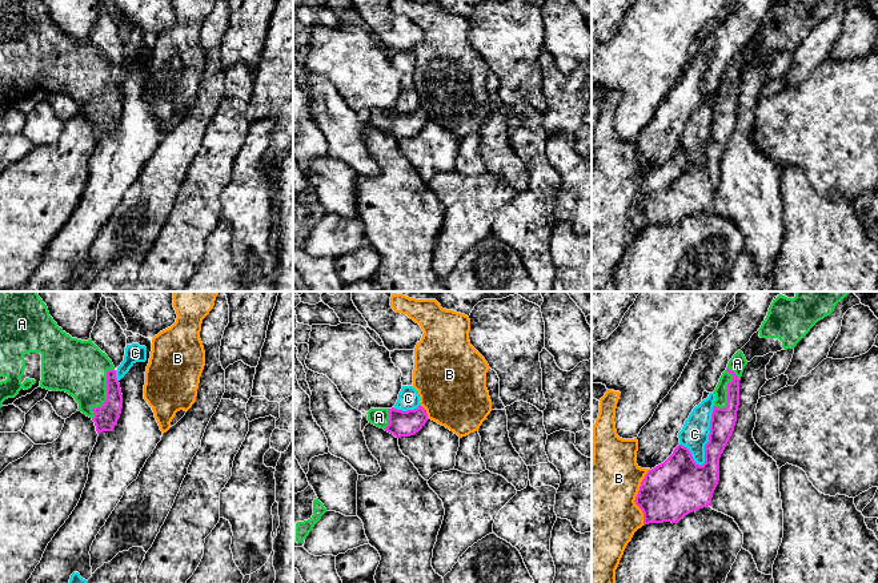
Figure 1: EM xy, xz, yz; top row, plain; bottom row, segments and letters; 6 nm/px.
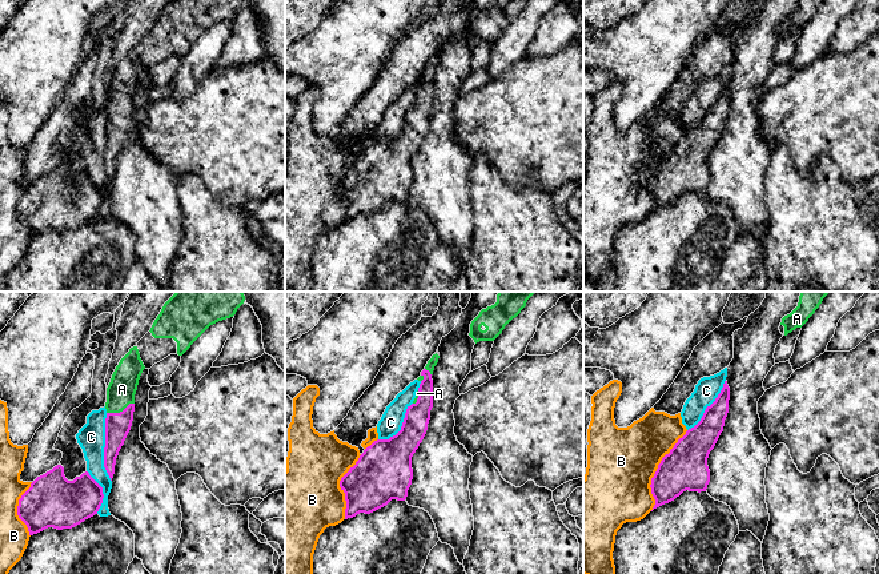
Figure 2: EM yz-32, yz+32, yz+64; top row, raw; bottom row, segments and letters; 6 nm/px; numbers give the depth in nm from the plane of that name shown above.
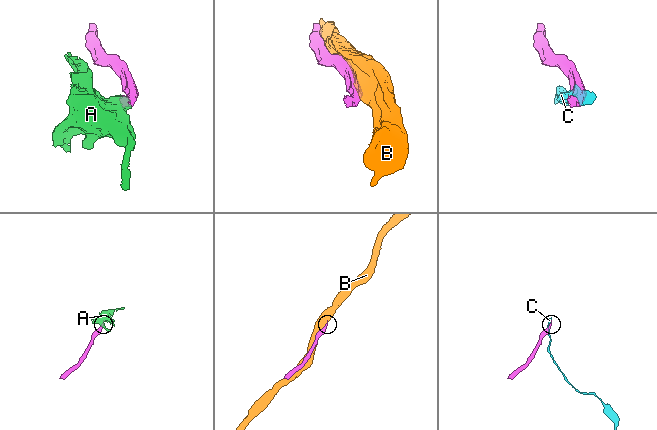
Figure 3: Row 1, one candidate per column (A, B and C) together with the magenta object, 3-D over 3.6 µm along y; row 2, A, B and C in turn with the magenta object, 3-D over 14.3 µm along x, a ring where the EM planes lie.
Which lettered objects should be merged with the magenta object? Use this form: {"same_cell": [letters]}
{"same_cell": ["A"]}

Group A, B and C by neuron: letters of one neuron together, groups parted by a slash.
A / B / C

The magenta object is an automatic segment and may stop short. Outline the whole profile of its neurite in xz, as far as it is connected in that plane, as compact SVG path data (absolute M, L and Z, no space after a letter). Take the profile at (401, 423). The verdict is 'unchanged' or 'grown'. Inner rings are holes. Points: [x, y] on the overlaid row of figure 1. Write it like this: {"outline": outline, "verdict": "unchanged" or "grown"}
{"outline": "M420 405L414 410L370 409L368 413L369 423L384 429L396 438L410 437L418 433L428 421L426 410Z", "verdict": "grown"}

